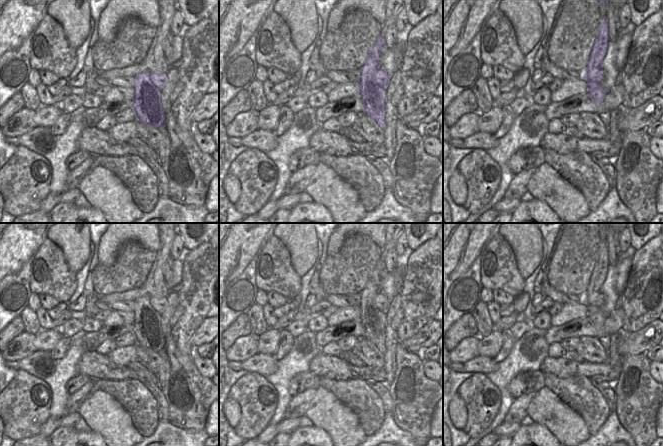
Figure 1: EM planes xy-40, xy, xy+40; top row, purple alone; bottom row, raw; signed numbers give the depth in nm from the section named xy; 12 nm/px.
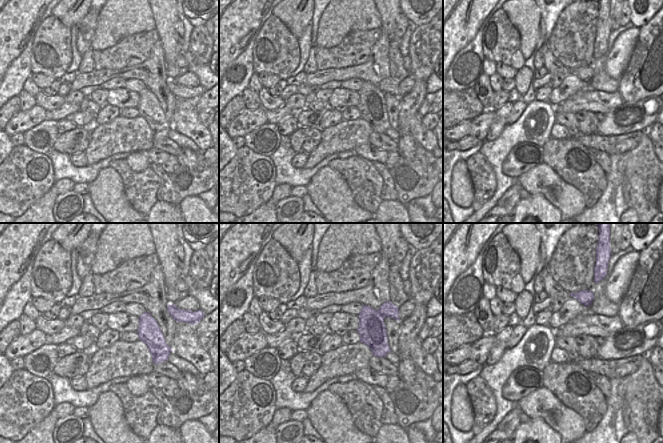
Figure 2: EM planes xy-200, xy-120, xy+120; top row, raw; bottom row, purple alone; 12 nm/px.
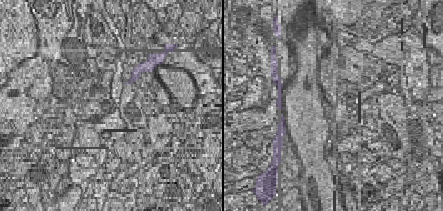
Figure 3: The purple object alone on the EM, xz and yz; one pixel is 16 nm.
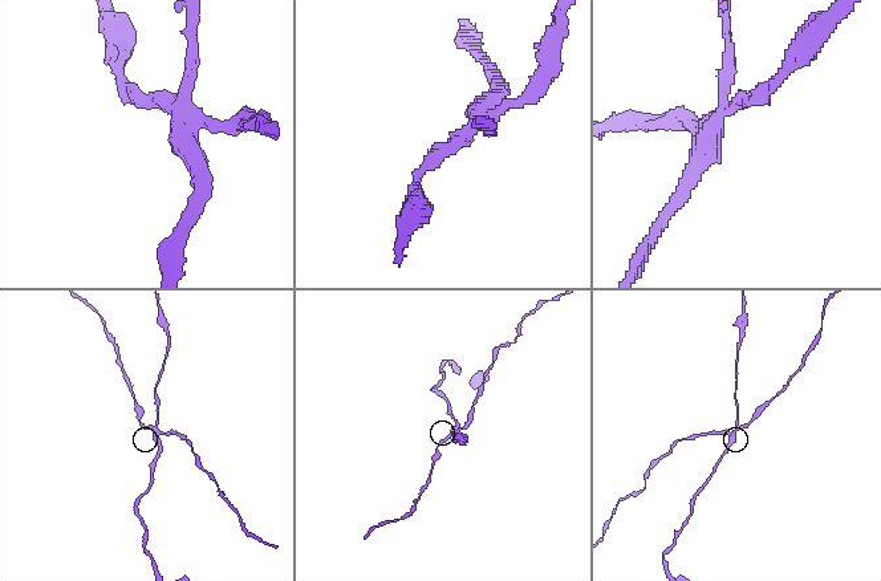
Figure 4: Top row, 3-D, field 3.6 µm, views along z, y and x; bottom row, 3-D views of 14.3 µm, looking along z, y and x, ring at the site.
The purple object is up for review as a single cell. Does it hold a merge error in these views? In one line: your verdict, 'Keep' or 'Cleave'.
Cleave

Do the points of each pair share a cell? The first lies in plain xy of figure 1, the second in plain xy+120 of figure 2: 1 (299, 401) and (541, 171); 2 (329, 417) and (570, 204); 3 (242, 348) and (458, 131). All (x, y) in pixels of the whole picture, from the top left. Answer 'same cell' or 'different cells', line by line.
1: different cells
2: same cell
3: same cell

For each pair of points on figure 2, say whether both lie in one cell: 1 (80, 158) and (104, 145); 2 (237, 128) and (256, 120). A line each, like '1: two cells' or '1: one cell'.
1: two cells
2: one cell

